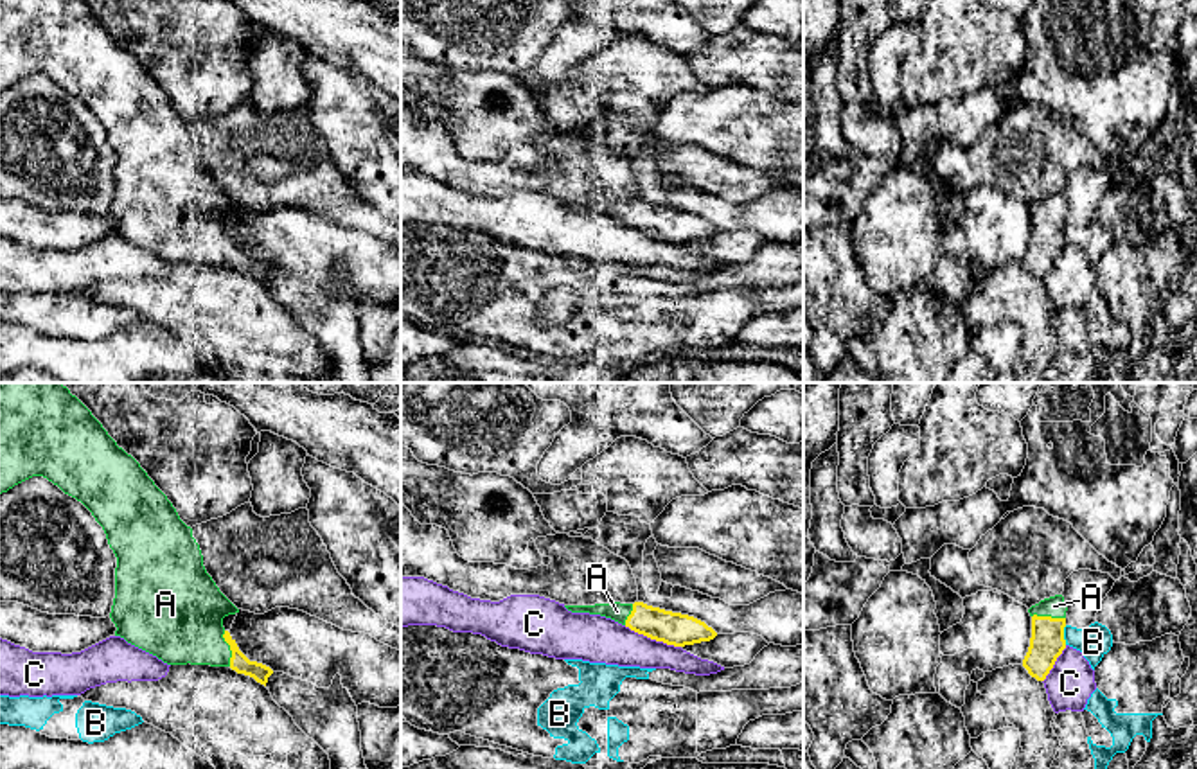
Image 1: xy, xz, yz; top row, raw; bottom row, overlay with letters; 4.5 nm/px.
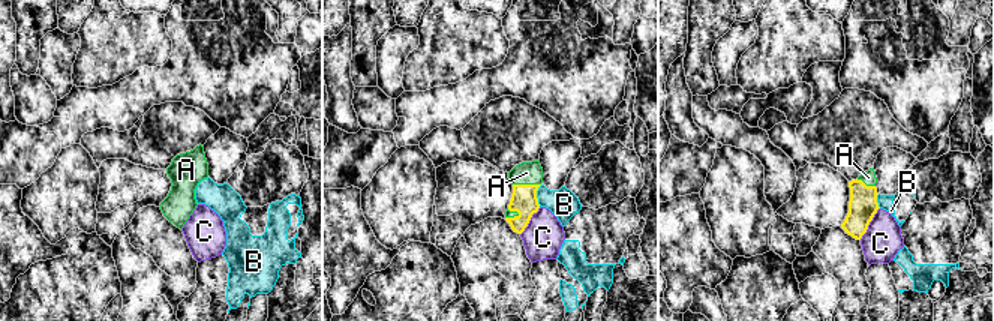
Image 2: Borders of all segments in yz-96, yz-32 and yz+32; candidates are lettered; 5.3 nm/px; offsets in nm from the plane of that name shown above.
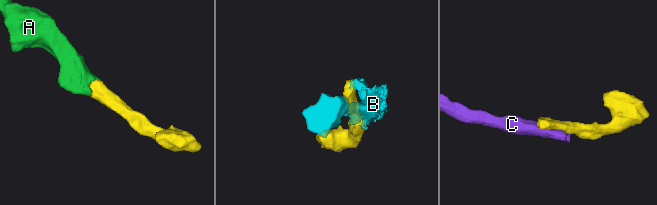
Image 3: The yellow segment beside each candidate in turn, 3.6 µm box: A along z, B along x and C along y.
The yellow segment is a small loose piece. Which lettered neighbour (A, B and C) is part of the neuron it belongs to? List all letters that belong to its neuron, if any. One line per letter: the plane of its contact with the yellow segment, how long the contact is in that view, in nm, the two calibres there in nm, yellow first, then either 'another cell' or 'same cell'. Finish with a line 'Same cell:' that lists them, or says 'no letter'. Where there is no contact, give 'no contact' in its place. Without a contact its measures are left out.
A: xy | 160 nm | 80/360 nm | same cell
B: yz | 90 nm | 160/150 nm | another cell
C: xz | 280 nm | 150/200 nm | another cell
Same cell: A

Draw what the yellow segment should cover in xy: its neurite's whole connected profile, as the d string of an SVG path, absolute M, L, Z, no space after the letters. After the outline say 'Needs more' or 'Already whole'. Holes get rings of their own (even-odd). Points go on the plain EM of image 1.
M0 0L0 92L14 83L43 74L65 92L81 99L102 124L108 142L117 155L115 196L110 216L115 234L156 253L167 262L230 264L237 271L268 280L273 268L250 259L223 225L223 216L239 207L219 189L203 164L200 142L167 93L155 83L140 61L108 32L102 22L83 0Z. Needs more

